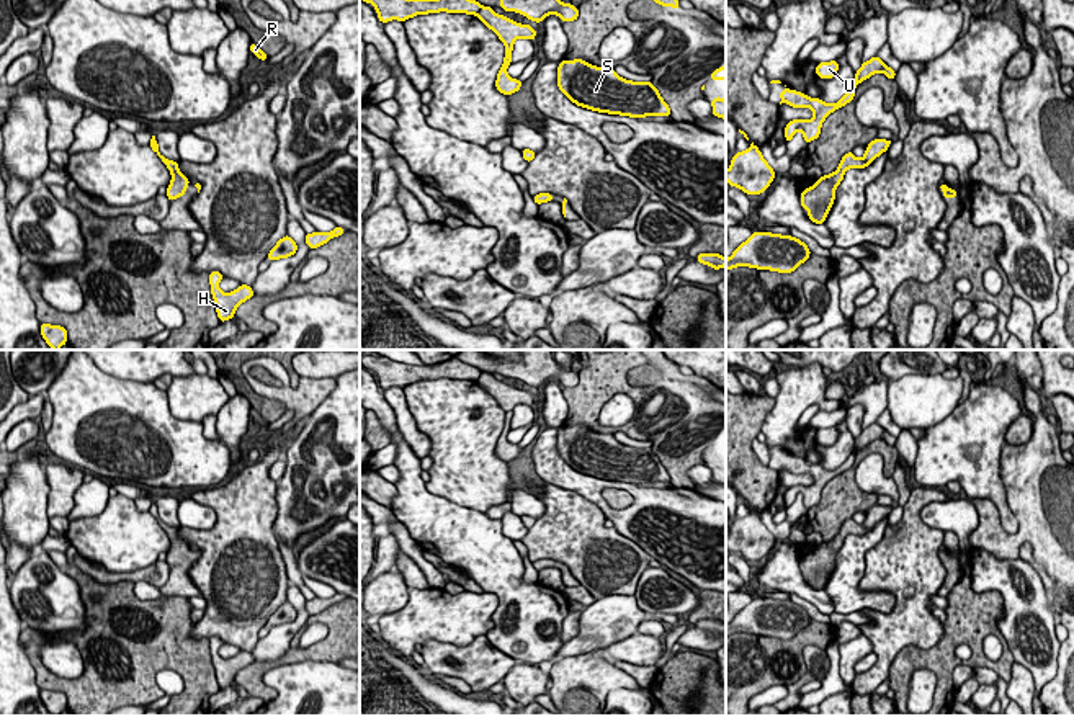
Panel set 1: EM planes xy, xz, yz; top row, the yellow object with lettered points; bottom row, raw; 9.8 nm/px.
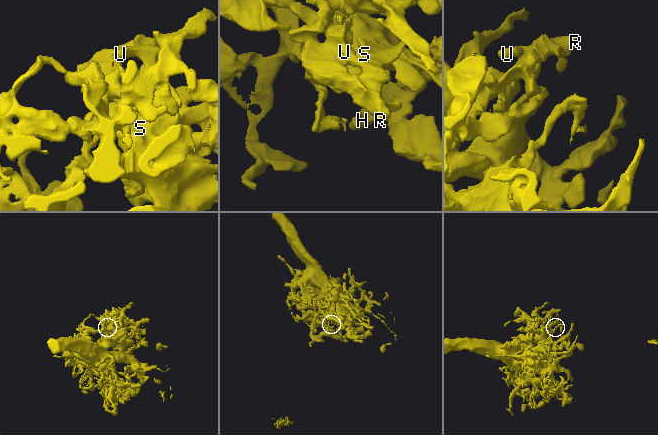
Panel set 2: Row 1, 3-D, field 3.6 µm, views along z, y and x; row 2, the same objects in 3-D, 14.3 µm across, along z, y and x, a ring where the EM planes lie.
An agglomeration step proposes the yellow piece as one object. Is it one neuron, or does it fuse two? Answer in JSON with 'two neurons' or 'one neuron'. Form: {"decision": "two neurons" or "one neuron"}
{"decision": "one neuron"}

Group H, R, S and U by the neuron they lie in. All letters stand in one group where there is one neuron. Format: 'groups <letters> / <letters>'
groups H R S U

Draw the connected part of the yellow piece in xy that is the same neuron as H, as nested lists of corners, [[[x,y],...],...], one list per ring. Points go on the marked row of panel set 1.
[[[219,271],[209,273],[211,294],[216,304],[216,312],[221,322],[226,322],[235,315],[235,309],[253,298],[253,291],[247,284],[240,284],[237,289],[230,293],[224,293],[219,289],[219,283],[224,276]]]

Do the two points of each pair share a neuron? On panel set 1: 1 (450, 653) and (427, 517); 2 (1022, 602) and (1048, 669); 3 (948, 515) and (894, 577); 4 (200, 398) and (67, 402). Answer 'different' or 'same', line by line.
1: different
2: same
3: different
4: different

